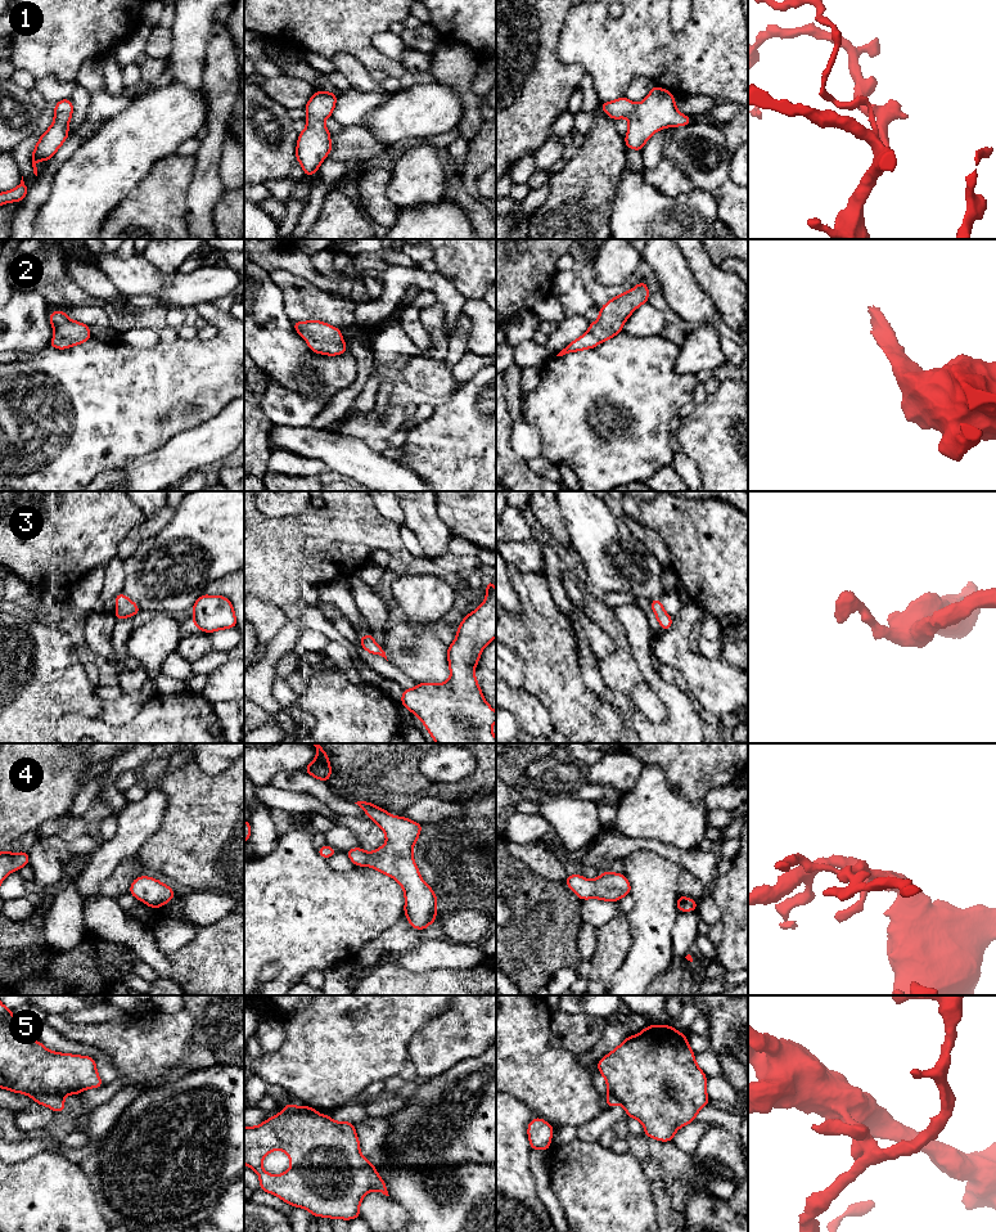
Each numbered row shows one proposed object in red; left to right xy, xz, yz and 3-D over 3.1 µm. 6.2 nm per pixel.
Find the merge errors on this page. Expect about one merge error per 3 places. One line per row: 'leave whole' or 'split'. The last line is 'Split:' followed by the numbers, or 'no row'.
1: leave whole
2: leave whole
3: leave whole
4: leave whole
5: split
Split: 5

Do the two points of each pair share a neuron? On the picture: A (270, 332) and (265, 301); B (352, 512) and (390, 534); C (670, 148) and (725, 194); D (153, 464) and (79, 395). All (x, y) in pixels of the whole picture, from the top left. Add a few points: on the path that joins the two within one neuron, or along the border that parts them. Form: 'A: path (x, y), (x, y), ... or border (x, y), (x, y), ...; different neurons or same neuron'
A: path (274, 324), (278, 317), (270, 309); same neuron
B: path (361, 521), (372, 531), (381, 533); same neuron
C: path (684, 158), (698, 172), (711, 180); same neuron
D: border (170, 439), (161, 446), (134, 458), (118, 470); different neurons

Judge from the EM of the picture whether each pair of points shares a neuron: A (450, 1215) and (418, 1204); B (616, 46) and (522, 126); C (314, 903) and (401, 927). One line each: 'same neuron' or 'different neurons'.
A: same neuron
B: different neurons
C: different neurons

